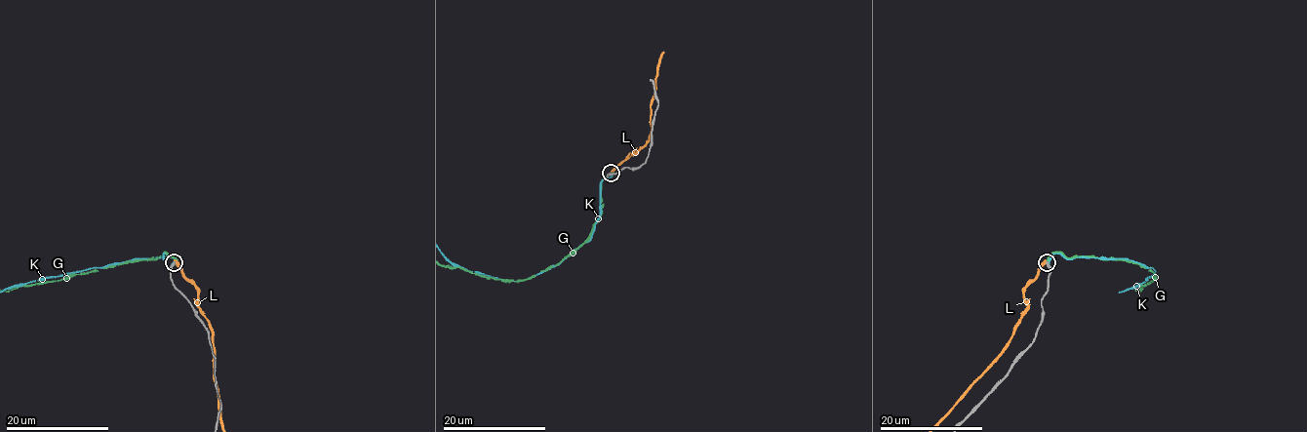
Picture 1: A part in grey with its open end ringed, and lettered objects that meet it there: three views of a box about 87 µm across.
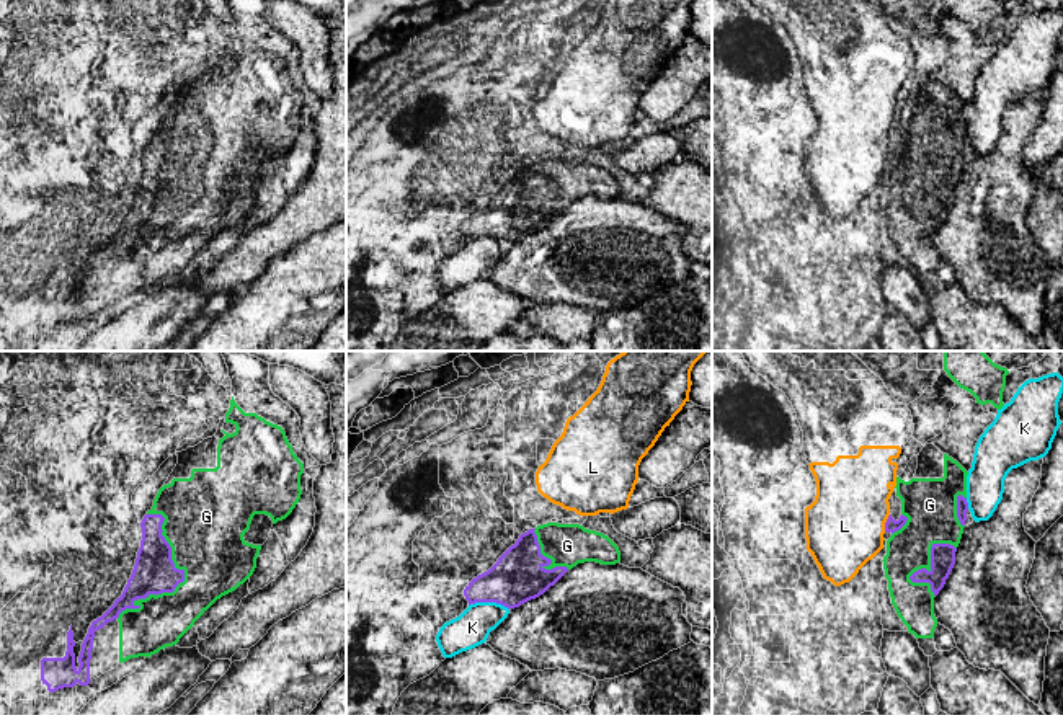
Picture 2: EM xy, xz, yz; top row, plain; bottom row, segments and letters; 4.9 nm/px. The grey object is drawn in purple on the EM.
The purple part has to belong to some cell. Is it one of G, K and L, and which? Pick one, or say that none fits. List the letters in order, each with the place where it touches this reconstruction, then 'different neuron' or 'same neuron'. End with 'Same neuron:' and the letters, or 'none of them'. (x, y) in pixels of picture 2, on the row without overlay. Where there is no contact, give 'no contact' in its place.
G: meets purple in xy at (182, 216); same neuron
K: meets purple in xz at (489, 235); different neuron
L: meets purple in yz at (885, 157); different neuron
Same neuron: G

